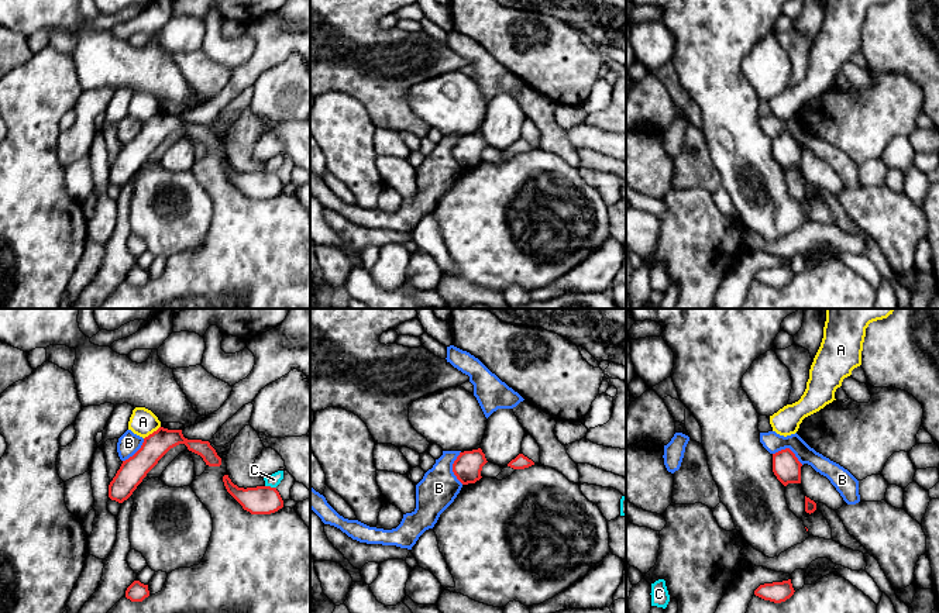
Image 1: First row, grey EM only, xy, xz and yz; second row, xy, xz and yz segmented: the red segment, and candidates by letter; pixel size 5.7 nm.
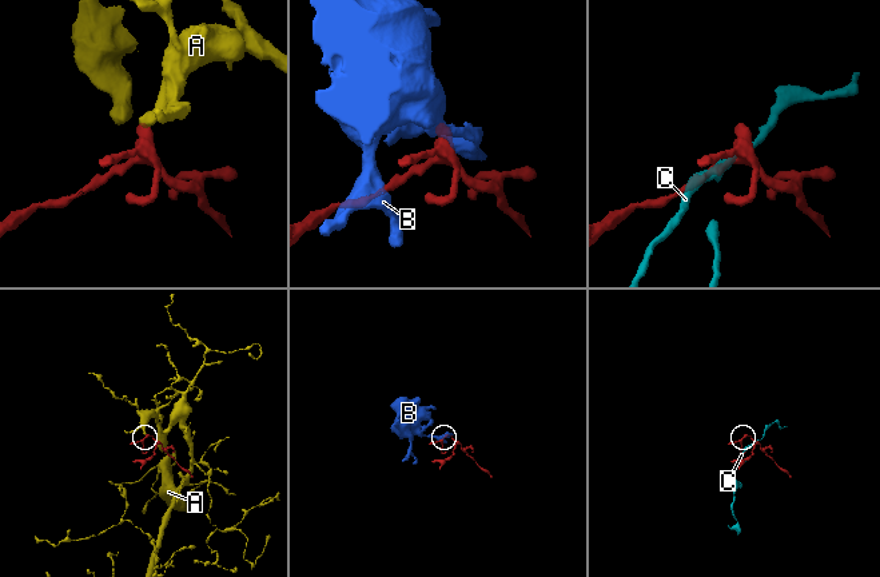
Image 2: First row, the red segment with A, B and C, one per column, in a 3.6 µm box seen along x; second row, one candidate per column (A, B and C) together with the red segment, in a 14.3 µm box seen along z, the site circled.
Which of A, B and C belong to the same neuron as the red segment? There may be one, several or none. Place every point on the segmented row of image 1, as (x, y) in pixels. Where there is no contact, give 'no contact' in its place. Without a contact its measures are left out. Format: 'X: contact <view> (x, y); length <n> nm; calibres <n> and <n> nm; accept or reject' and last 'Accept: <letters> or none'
A: contact xy (152, 433); length 120 nm; calibres 150 and 160 nm; reject
B: contact xz (453, 468); length 190 nm; calibres 160 and 220 nm; reject
C: contact xy (269, 486); length 70 nm; calibres 160 and 70 nm; reject
Accept: none

